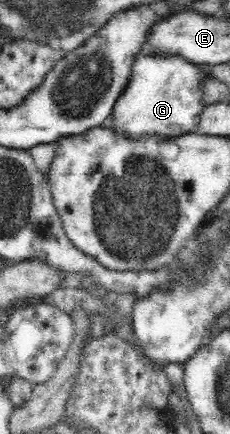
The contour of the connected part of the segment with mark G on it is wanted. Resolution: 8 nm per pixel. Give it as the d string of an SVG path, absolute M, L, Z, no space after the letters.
M151 43L139 53L134 63L127 88L118 97L111 111L111 131L123 141L132 144L146 144L147 141L166 142L190 133L200 133L200 121L209 105L205 101L205 82L210 79L210 75L205 67L185 59L181 54L155 50Z

